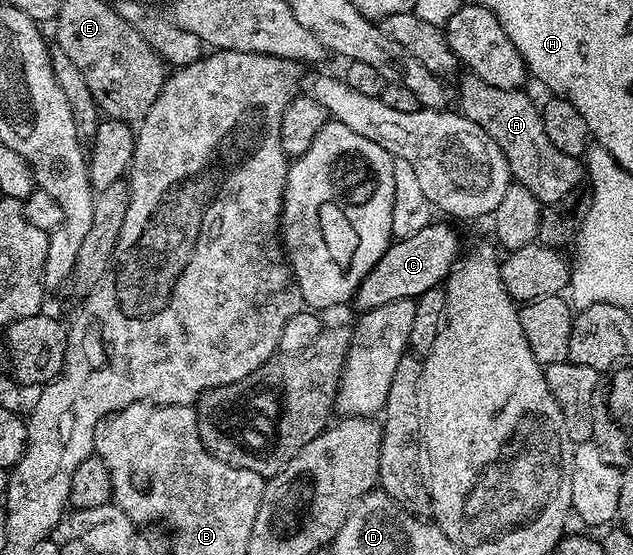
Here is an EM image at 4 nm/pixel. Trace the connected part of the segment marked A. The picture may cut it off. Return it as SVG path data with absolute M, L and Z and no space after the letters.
M465 74L461 80L461 85L457 88L457 100L459 111L462 116L466 116L475 126L479 126L492 140L503 150L503 158L507 158L510 177L516 183L522 184L535 196L542 206L560 205L563 194L567 190L575 190L575 186L582 183L583 164L576 156L563 154L563 150L551 146L551 138L547 138L547 130L543 130L543 118L541 117L541 108L533 105L533 100L528 96L528 91L518 90L499 90L499 86L487 86L477 76Z

